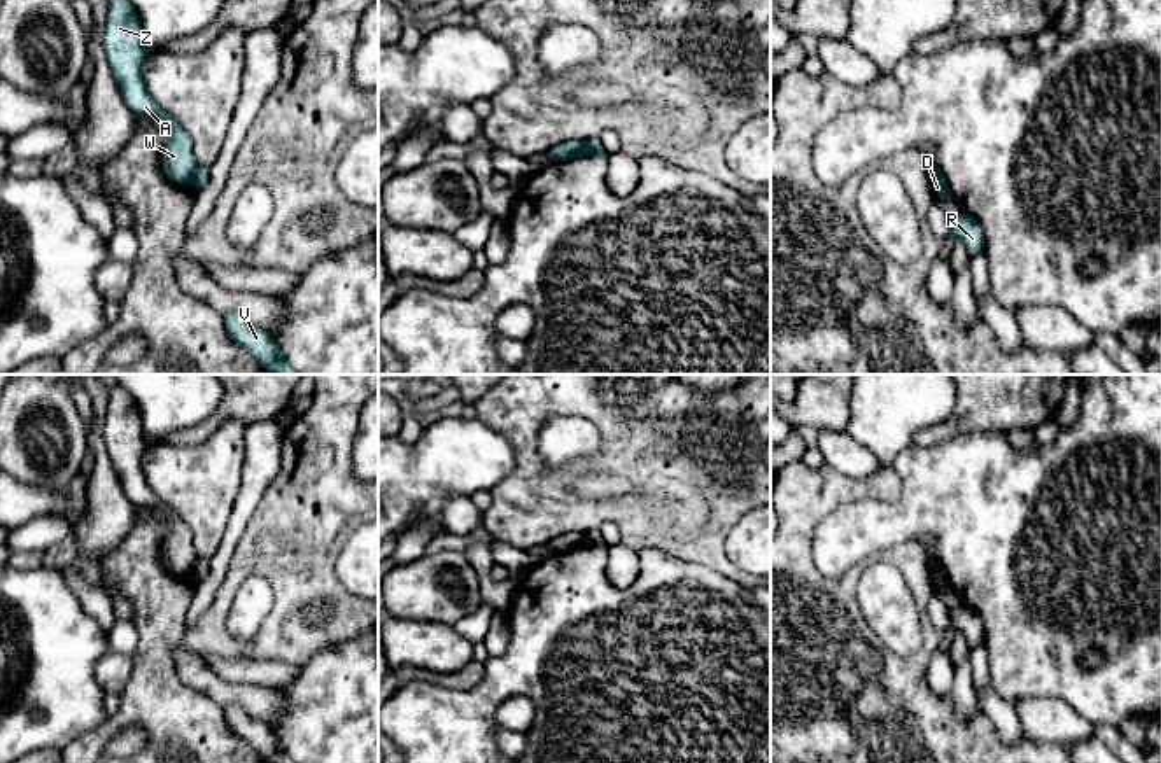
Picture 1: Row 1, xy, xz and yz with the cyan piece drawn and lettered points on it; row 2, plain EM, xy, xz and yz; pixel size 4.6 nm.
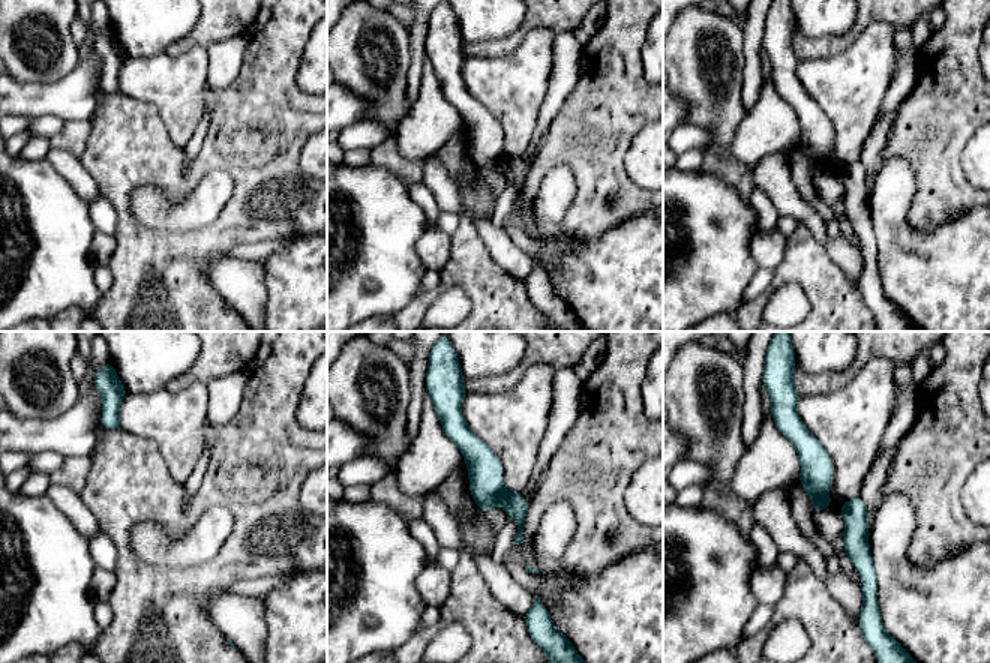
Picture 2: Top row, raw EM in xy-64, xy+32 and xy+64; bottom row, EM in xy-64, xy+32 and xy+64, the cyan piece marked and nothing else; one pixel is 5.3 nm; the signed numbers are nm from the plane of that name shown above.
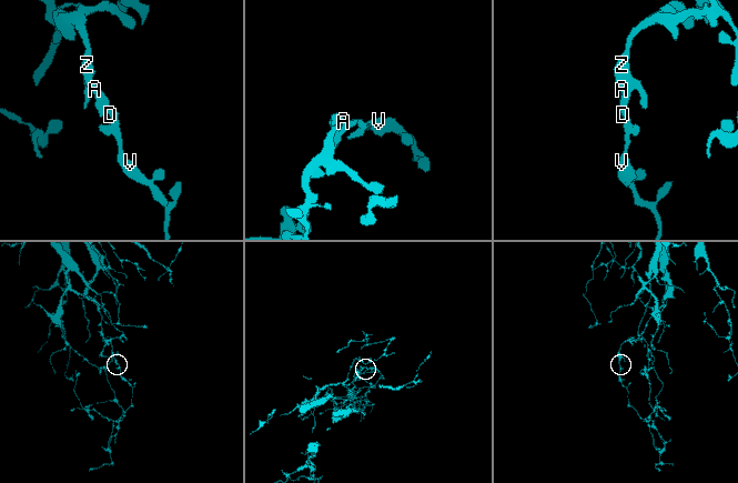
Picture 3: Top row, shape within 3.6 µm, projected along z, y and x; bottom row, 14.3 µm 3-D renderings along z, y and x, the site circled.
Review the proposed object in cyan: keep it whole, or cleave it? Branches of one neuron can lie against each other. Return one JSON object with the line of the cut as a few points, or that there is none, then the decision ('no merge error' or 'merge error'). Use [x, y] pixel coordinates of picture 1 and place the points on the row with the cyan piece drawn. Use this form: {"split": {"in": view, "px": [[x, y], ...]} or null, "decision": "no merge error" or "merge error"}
{"split": {"in": "xy", "px": [[198, 167], [191, 177]]}, "decision": "merge error"}

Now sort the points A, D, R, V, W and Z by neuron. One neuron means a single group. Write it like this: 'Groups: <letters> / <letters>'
Groups: A W Z / D R V

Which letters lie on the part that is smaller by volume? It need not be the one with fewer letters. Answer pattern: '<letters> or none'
D, R, V

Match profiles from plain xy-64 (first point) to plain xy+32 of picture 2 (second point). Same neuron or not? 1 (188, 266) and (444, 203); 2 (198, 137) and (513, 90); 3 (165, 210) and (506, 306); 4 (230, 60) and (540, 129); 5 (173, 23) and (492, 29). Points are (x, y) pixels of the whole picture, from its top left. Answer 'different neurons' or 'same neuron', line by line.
1: different neurons
2: different neurons
3: different neurons
4: same neuron
5: same neuron

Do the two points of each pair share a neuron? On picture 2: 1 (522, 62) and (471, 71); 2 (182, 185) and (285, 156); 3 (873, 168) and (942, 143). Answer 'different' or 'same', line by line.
1: same
2: same
3: different

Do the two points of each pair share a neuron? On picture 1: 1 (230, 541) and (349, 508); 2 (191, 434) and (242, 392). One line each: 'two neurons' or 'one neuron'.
1: two neurons
2: one neuron

